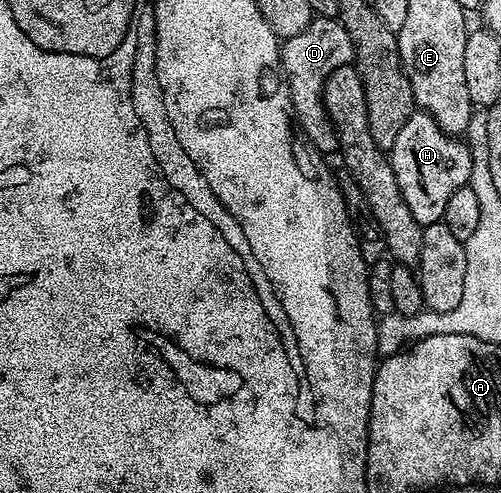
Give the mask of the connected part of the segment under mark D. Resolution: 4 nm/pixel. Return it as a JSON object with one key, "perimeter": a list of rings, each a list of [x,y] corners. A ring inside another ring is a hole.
{"perimeter":[[[319,16],[300,34],[289,37],[280,48],[280,67],[290,89],[290,107],[305,143],[315,153],[339,151],[338,135],[322,101],[324,82],[332,70],[345,64],[354,64],[354,43],[337,18]]]}

